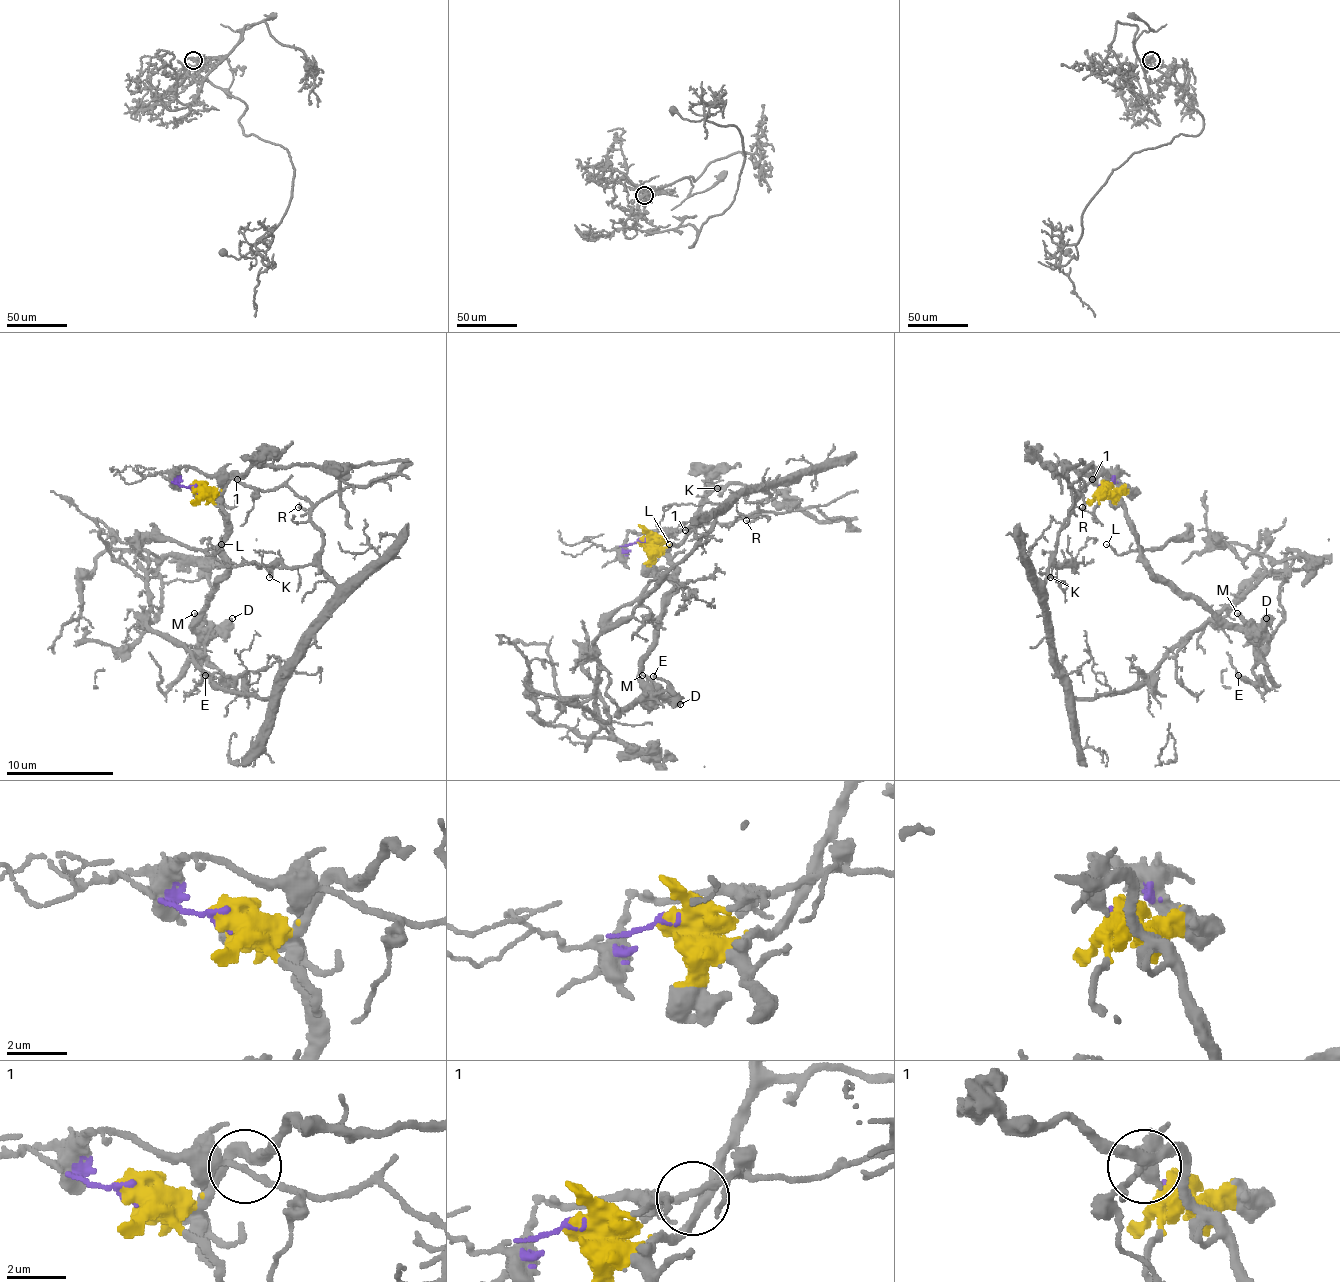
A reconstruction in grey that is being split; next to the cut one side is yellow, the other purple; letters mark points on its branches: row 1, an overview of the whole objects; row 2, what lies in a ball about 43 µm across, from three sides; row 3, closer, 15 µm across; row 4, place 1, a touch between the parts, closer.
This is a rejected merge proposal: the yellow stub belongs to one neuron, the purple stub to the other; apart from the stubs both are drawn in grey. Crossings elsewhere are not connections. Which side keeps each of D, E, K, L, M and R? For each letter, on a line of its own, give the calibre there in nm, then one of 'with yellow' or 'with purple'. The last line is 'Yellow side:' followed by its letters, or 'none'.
D: calibre 440 nm; with yellow
E: calibre 180 nm; with yellow
K: calibre 140 nm; with purple
L: calibre 130 nm; with yellow
M: calibre 220 nm; with yellow
R: calibre 170 nm; with purple
Yellow side: D, E, L, M

